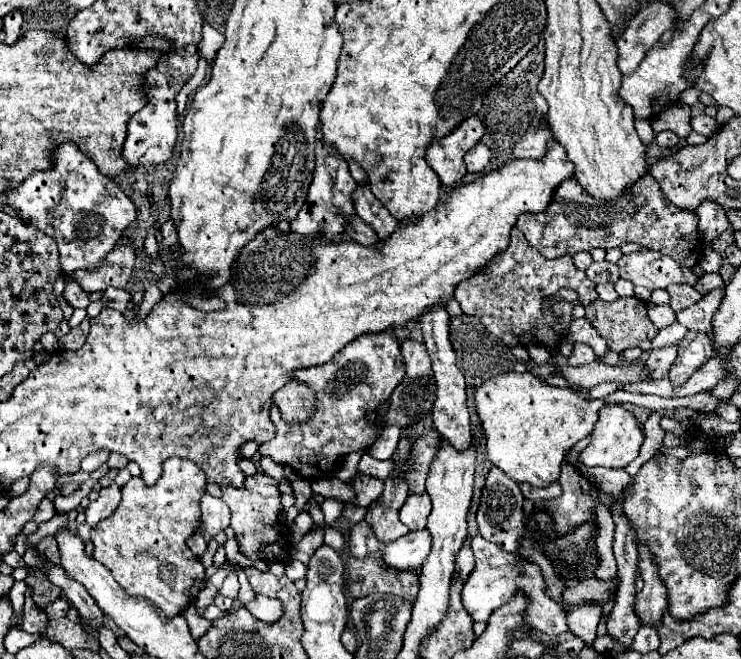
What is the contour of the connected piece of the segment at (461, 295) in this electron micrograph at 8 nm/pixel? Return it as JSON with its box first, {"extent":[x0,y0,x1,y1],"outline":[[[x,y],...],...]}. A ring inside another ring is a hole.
{"extent":[454,228,598,351],"outline":[[[514,228],[508,248],[496,254],[490,262],[486,262],[486,266],[478,270],[472,278],[460,282],[460,286],[456,286],[454,298],[460,302],[464,314],[478,316],[482,324],[488,328],[488,332],[500,338],[510,348],[518,344],[526,346],[530,342],[536,342],[554,351],[574,320],[572,318],[574,304],[560,300],[550,310],[544,310],[540,308],[540,302],[544,296],[556,294],[560,288],[576,290],[578,301],[583,306],[598,299],[594,282],[588,280],[588,276],[582,270],[576,270],[576,266],[572,266],[572,256],[560,256],[548,260],[528,244],[528,240],[518,228]]]}

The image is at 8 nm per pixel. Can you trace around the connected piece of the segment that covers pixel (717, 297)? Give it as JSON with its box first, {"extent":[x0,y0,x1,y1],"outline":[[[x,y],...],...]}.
{"extent":[676,290,724,342],"outline":[[[712,290],[706,296],[702,296],[700,302],[692,304],[686,310],[676,312],[676,322],[680,322],[682,326],[686,326],[692,332],[704,332],[708,334],[710,342],[714,342],[712,338],[712,318],[722,302],[724,290]]]}

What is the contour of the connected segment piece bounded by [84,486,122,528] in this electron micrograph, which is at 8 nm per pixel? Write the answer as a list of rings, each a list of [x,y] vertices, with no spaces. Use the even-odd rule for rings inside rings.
[[[120,486],[102,488],[102,490],[98,492],[98,498],[92,500],[92,502],[88,504],[88,508],[84,510],[84,514],[86,514],[86,524],[94,528],[100,520],[108,518],[108,516],[116,510],[116,506],[120,504],[120,498],[122,498]]]

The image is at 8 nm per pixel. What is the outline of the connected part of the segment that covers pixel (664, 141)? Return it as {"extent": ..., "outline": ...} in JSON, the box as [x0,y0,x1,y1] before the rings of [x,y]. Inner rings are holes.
{"extent":[656,130,679,150],"outline":[[[670,130],[656,134],[656,142],[658,142],[658,144],[663,148],[671,150],[678,144],[678,141],[679,137],[673,132],[670,132]]]}

